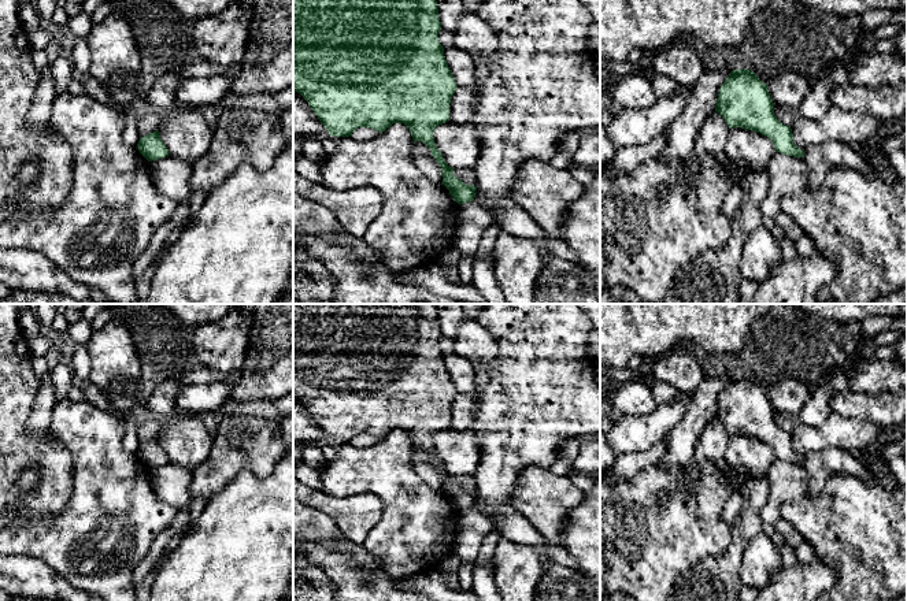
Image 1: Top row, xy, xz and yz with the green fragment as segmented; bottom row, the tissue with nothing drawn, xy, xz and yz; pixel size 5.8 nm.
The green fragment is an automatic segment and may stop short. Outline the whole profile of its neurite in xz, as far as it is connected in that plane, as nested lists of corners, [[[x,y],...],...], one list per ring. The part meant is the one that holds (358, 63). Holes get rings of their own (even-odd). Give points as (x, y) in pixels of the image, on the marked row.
[[[293,0],[293,90],[304,97],[321,123],[329,131],[329,136],[333,137],[349,137],[358,127],[370,127],[382,133],[393,123],[404,123],[414,142],[421,141],[432,151],[432,156],[441,167],[443,185],[460,205],[474,200],[477,188],[474,185],[466,185],[454,175],[454,168],[445,163],[433,137],[434,129],[449,120],[449,104],[458,88],[447,64],[444,47],[438,41],[440,30],[441,22],[436,0]]]

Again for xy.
[[[158,130],[141,137],[137,149],[148,162],[169,156],[169,149],[163,144]]]

